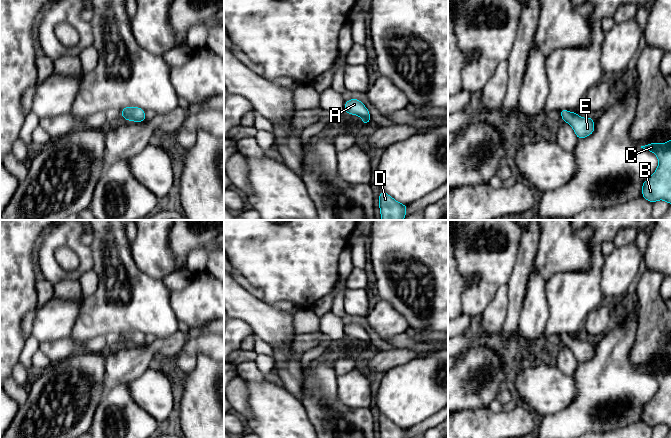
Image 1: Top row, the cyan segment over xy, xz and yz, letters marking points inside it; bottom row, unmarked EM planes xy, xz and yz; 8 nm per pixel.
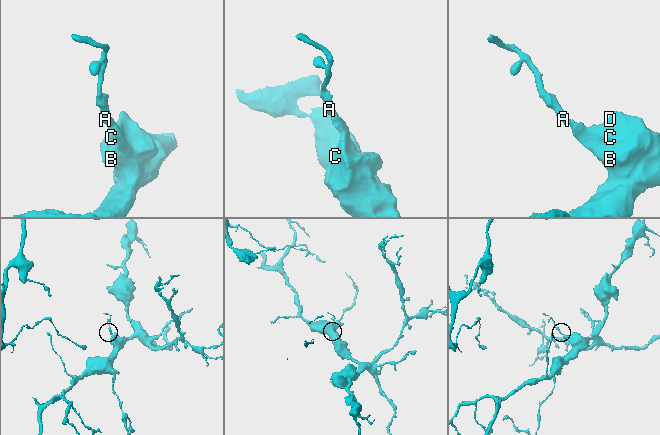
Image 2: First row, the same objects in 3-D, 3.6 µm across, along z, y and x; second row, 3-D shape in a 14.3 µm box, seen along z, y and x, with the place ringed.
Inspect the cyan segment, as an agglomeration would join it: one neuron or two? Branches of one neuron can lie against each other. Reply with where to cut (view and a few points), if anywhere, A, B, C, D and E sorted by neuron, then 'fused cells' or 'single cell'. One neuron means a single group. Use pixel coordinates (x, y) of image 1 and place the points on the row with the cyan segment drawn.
no cut | A B C D E | single cell

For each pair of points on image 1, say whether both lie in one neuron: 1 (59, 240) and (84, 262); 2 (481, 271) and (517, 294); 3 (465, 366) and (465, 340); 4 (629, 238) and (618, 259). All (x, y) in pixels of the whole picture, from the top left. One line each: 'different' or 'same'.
1: same
2: different
3: different
4: different

